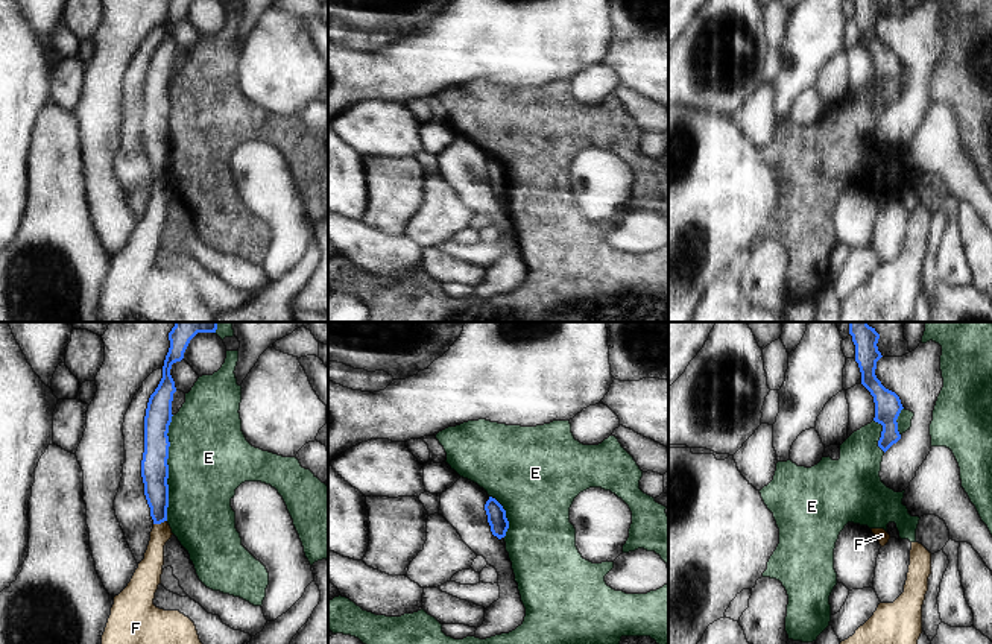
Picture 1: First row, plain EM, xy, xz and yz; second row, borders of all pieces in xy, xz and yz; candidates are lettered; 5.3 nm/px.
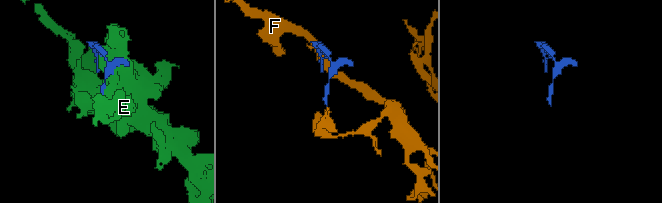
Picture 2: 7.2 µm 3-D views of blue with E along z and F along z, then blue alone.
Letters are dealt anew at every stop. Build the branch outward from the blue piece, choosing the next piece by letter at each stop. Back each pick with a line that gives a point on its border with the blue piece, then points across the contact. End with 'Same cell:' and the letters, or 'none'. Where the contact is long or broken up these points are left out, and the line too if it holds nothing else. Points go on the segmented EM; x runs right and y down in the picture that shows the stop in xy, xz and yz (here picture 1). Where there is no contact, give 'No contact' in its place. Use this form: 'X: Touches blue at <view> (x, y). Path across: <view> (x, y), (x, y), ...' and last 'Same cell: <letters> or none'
Same cell: none

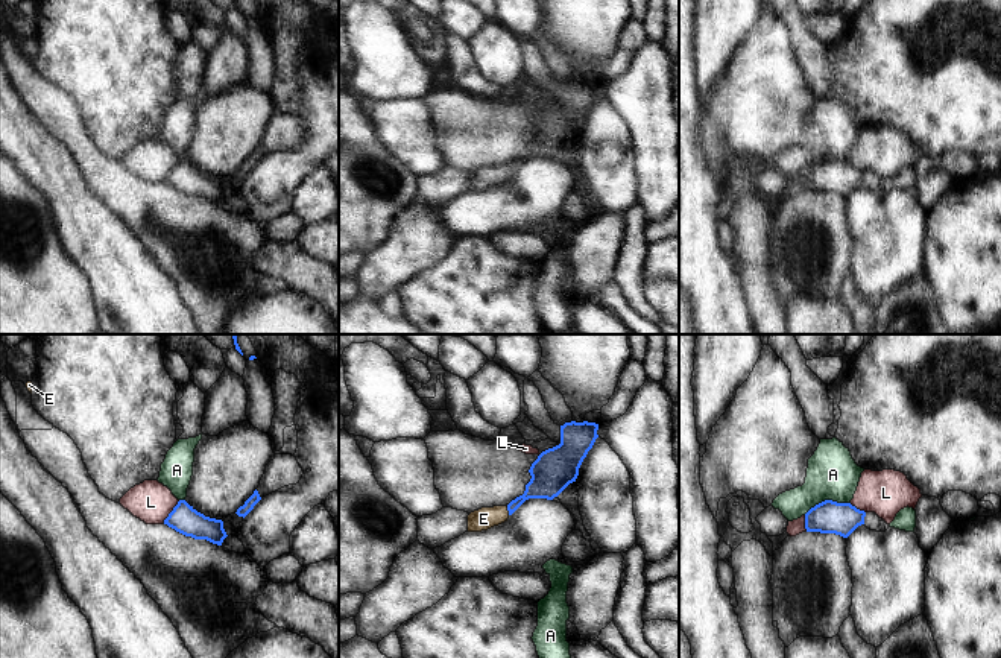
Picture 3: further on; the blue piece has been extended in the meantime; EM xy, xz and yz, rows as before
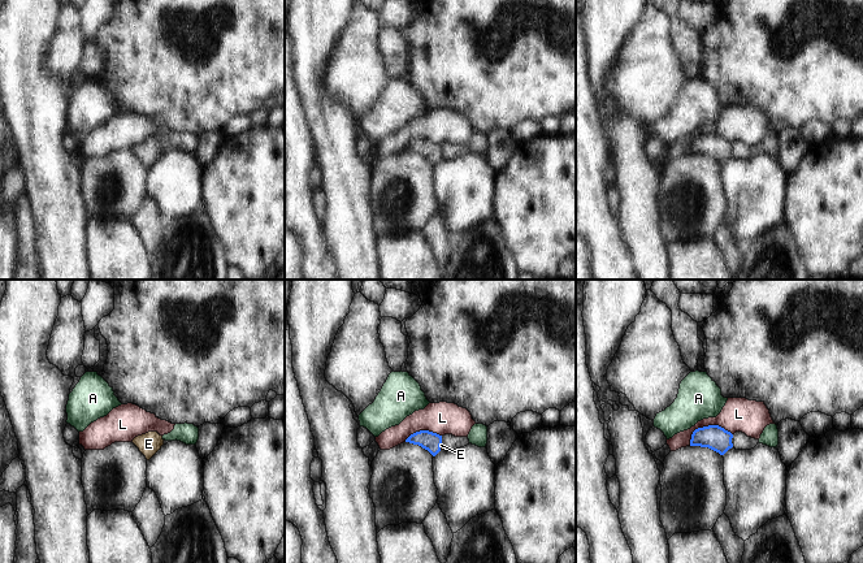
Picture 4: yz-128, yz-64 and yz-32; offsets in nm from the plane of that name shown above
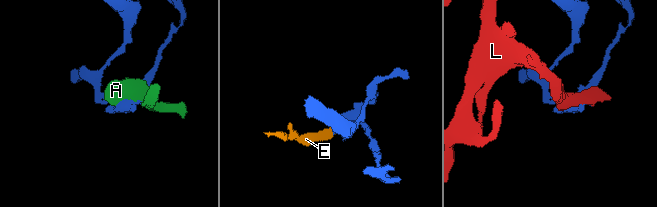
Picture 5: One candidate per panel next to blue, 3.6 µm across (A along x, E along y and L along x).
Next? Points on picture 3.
E: Touches blue at xz (508, 509). Path across: xz (546, 482), (508, 509), (483, 518)
Same cell: E

